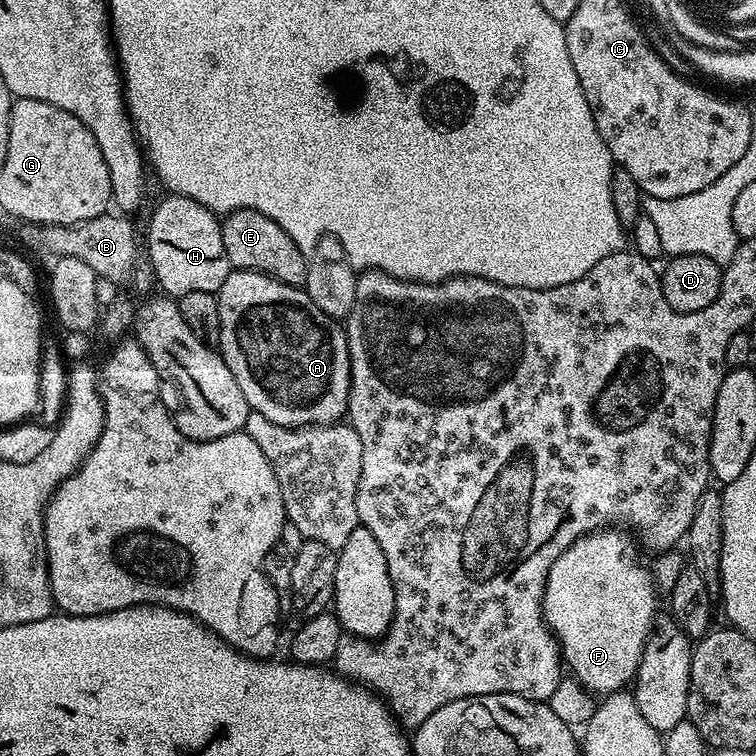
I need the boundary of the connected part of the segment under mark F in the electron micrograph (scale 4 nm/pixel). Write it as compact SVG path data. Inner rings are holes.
M612 526L579 536L566 551L558 554L554 566L550 566L544 587L544 620L556 637L567 671L569 668L573 672L569 673L587 693L600 698L627 689L635 681L642 650L657 619L658 589L653 584L651 571L640 561L637 545L634 540L632 545L631 539L633 537L627 531Z

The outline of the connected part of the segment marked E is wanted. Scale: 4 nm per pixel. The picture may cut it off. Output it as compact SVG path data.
M246 210L241 212L229 212L220 220L222 230L222 246L226 246L226 258L232 263L233 269L241 272L261 272L267 276L272 276L283 284L303 285L310 265L309 257L266 214Z

